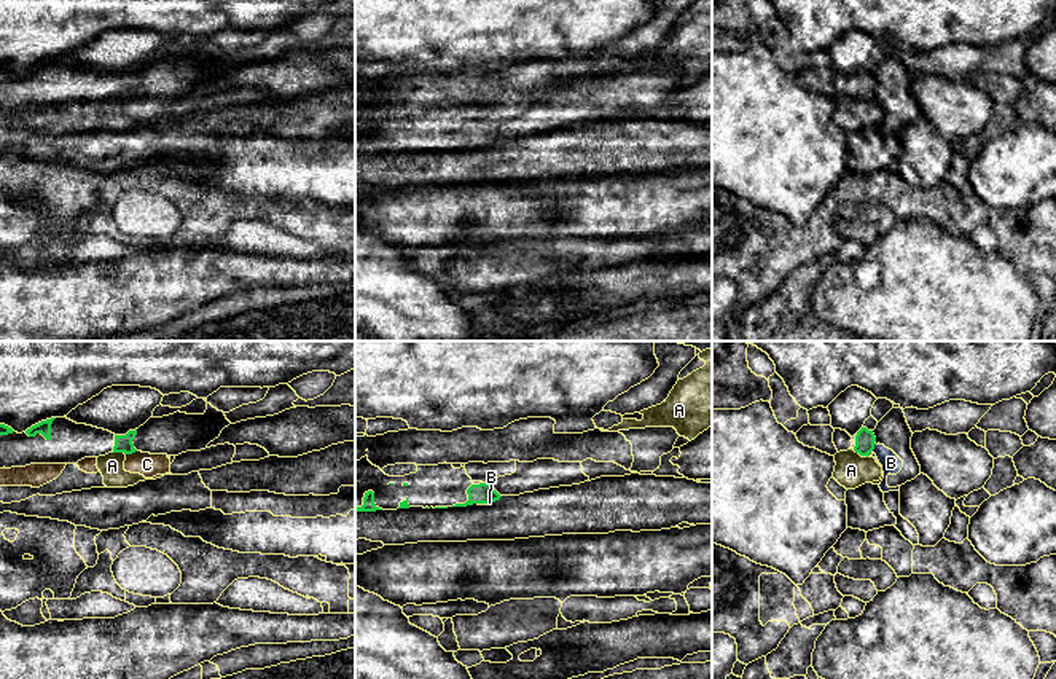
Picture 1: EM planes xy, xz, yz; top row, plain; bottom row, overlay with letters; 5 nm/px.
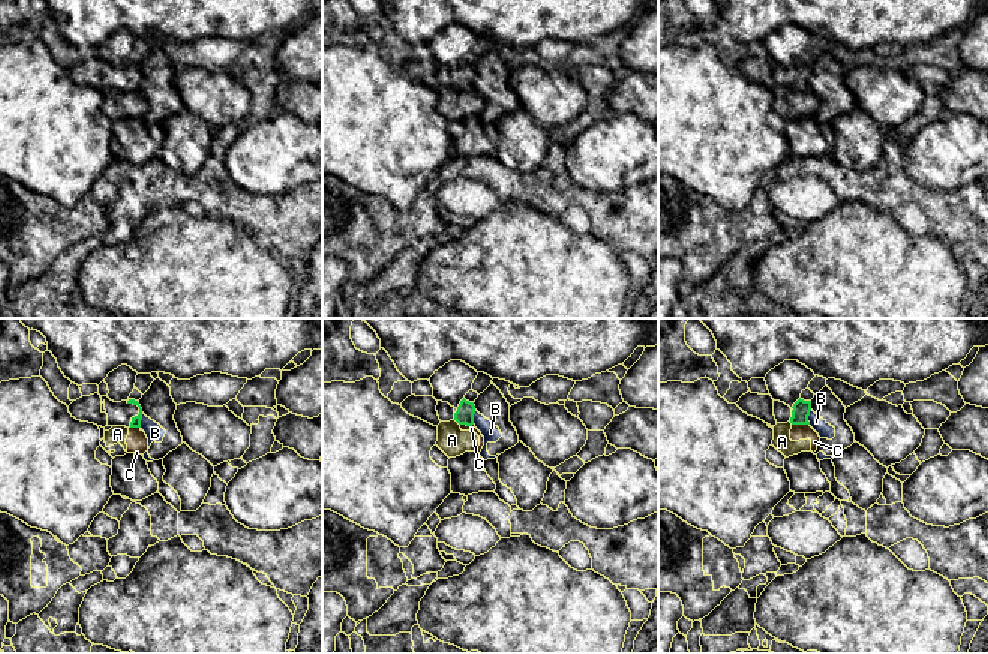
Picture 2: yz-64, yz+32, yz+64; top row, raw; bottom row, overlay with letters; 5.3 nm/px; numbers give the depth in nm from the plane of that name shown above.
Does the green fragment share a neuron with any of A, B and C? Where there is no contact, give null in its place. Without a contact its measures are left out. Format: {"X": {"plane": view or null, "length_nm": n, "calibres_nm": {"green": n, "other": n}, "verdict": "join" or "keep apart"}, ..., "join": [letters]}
{"A": {"plane": "xy", "length_nm": 70, "calibres_nm": {"green": 100, "other": 130}, "verdict": "keep apart"}, "B": {"plane": "yz", "length_nm": 40, "calibres_nm": {"green": 100, "other": 100}, "verdict": "keep apart"}, "C": {"plane": "xy", "length_nm": 60, "calibres_nm": {"green": 100, "other": 120}, "verdict": "keep apart"}, "join": []}

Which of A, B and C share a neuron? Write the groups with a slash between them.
A C / B

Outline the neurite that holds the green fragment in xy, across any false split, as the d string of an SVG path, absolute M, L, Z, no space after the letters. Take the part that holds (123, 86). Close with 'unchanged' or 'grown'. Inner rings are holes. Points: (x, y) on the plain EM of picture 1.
M64 61L41 64L22 77L0 67L0 112L30 107L76 107L84 100L108 96L132 97L135 73L115 78L108 73L76 67Z; grown

